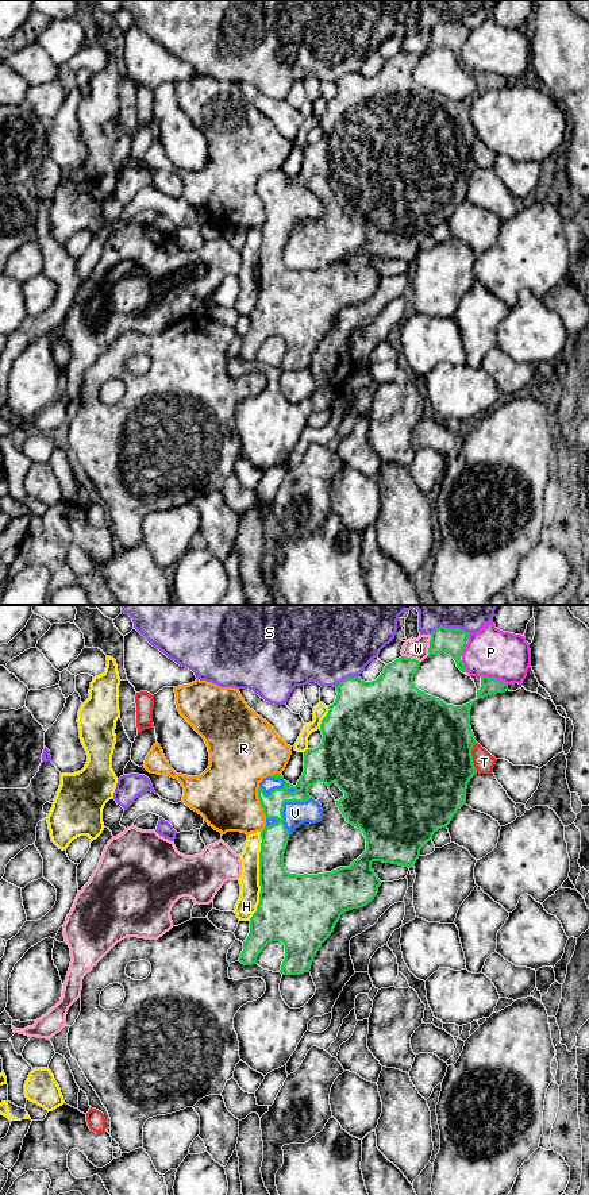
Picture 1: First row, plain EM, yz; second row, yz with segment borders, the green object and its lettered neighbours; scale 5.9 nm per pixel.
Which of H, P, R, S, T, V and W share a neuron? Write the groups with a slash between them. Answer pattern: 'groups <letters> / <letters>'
groups H / P / R / S / T / V / W

